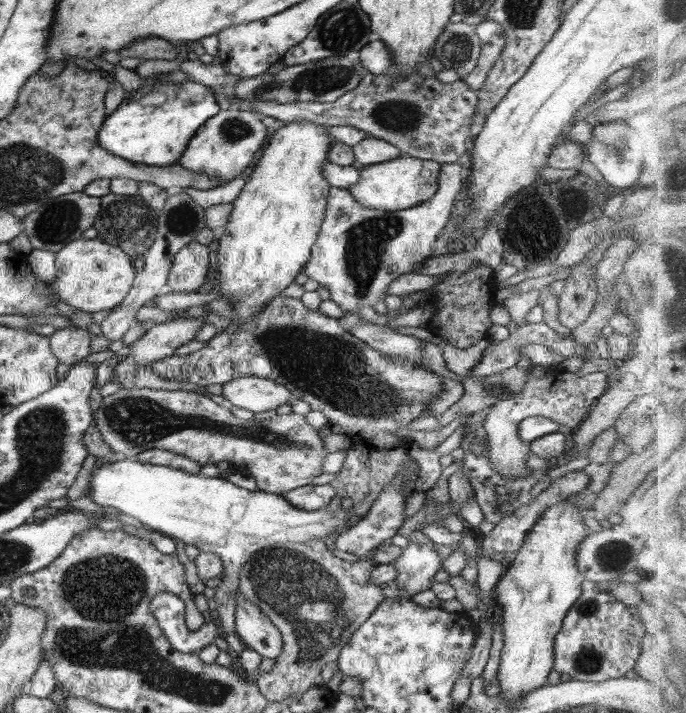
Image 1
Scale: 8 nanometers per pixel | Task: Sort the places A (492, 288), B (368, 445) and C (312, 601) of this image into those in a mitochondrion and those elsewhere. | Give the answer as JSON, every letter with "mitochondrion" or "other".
{"A":"other","B":"other","C":"mitochondrion"}

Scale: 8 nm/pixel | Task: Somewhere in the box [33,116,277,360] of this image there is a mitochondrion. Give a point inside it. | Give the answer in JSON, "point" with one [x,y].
{"point":[125,215]}

